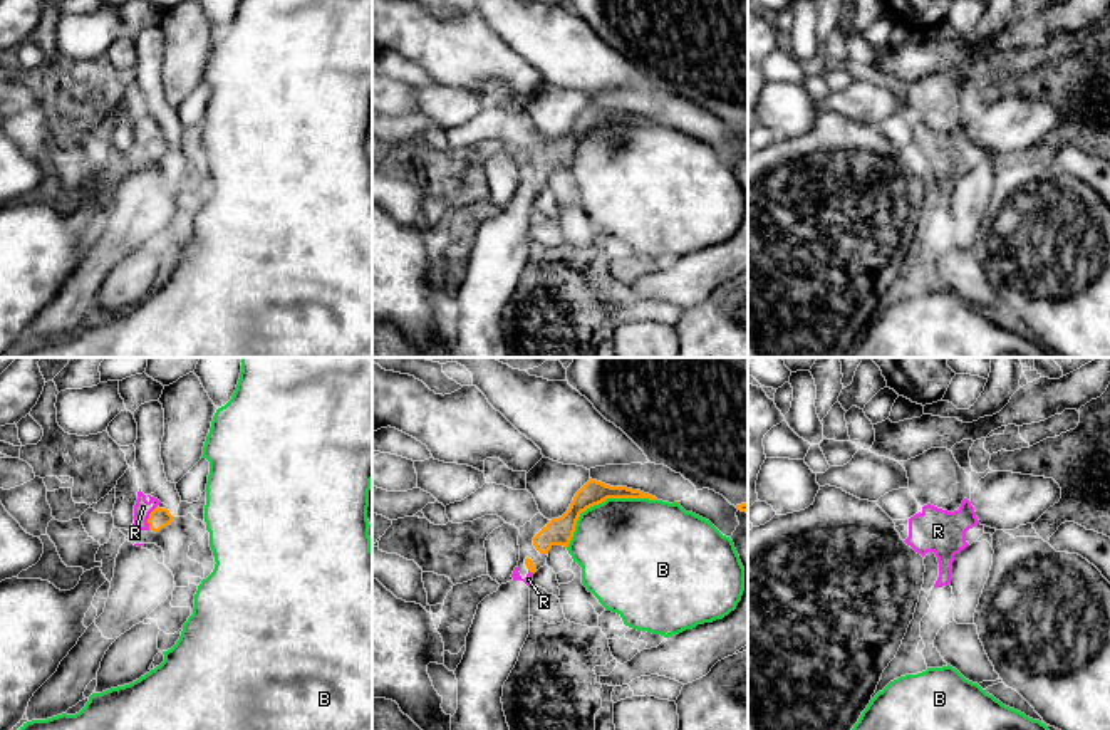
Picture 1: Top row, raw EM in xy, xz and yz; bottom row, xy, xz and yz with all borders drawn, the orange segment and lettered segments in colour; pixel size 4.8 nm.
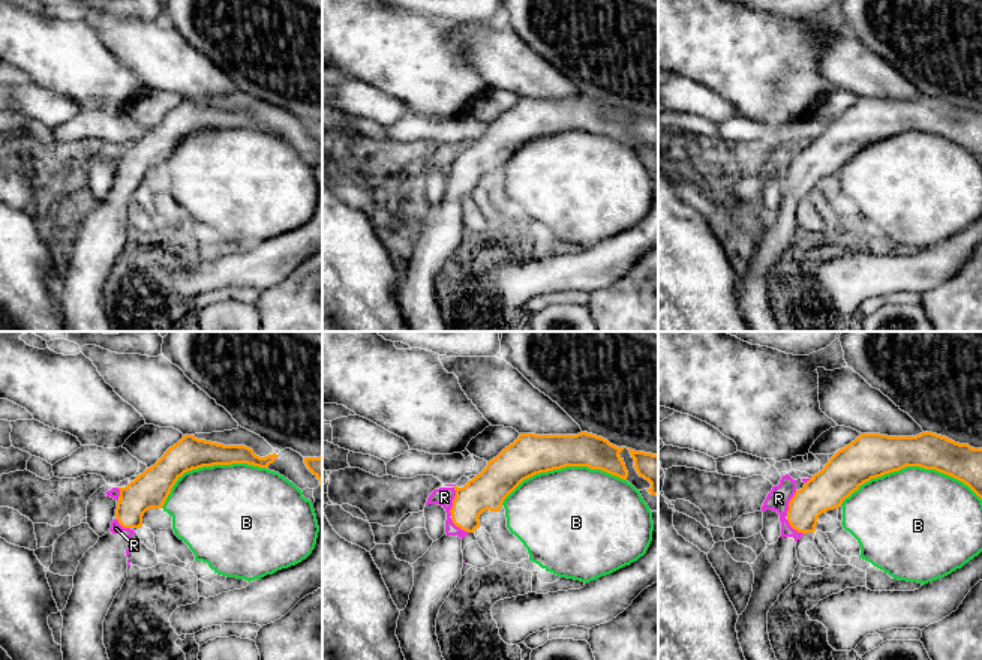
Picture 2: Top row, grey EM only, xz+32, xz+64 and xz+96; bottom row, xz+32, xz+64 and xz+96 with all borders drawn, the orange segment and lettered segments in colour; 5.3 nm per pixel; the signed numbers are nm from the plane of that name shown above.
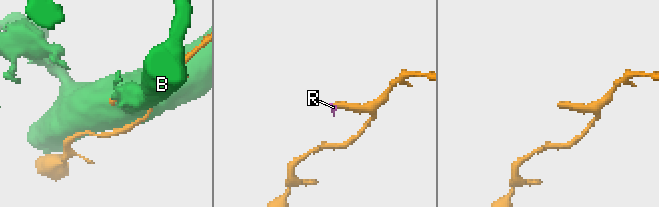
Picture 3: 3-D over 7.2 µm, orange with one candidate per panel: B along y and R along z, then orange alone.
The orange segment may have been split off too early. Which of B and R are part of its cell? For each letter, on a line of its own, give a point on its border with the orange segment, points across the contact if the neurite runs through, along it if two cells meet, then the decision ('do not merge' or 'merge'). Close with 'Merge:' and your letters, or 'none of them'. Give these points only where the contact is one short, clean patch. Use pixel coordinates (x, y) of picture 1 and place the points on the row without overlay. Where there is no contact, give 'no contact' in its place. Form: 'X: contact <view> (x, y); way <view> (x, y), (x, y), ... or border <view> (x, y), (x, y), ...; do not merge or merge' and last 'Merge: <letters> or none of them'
B: contact xz (601, 126); do not merge
R: contact xy (150, 141); way xy (158, 143), (150, 141), (143, 131); merge
Merge: R

